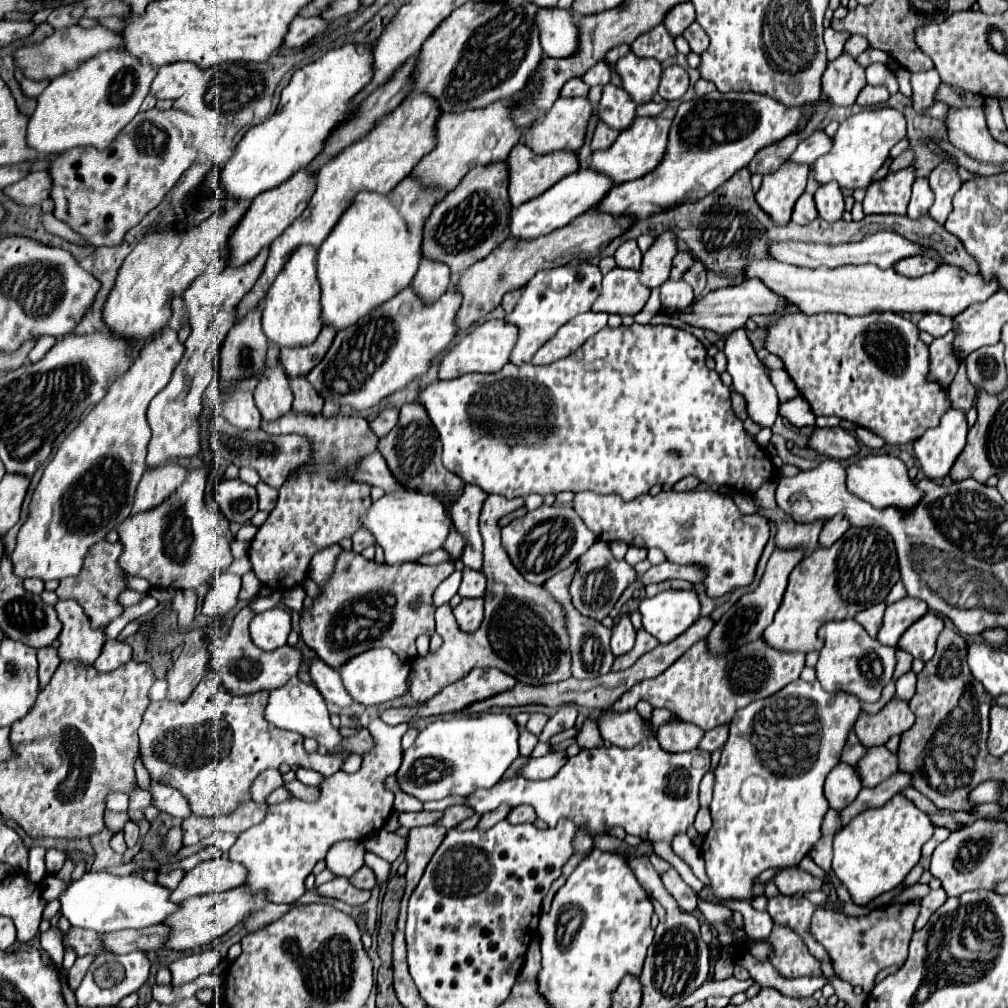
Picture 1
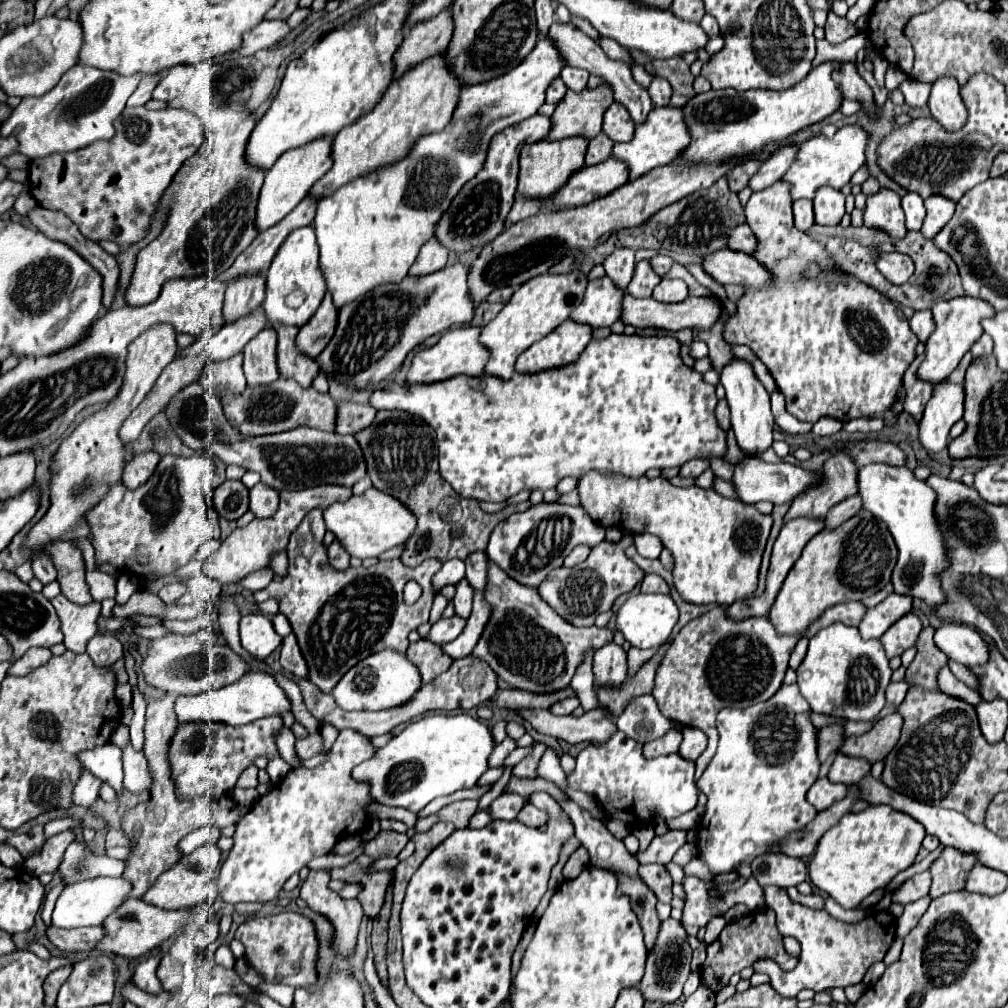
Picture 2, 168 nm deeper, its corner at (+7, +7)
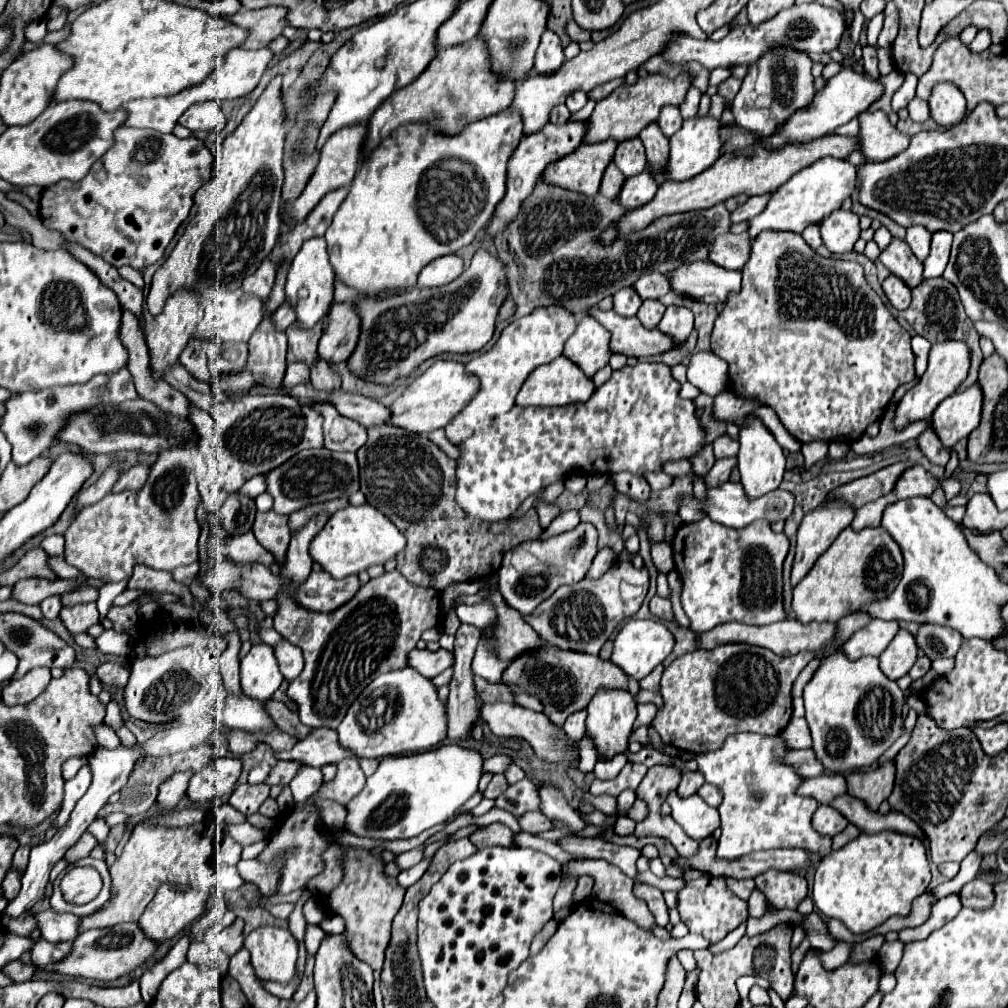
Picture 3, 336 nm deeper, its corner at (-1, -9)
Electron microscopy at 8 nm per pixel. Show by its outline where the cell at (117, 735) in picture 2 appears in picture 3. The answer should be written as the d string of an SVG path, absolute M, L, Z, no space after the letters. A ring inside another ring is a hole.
M101 724L101 726L97 726L95 732L97 732L97 740L99 740L101 746L105 746L105 748L117 748L117 746L121 746L119 736L109 726Z

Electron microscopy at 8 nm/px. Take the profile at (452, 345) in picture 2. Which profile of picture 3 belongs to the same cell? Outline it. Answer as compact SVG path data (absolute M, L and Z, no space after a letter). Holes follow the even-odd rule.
M437 360L419 378L415 378L409 384L409 388L391 404L393 412L391 424L405 428L409 432L429 434L437 428L447 426L447 422L467 406L467 400L471 400L471 396L475 396L477 390L479 390L479 380L475 380L475 376L467 376L463 362Z

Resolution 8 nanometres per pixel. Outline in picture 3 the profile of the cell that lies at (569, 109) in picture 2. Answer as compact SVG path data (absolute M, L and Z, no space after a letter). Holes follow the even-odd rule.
M649 74L647 78L639 78L635 84L623 84L619 86L611 96L603 98L601 102L597 102L593 114L589 120L585 120L587 124L587 134L583 138L583 142L591 144L591 142L603 142L603 140L627 140L627 138L635 138L639 136L639 132L655 122L659 118L659 110L665 104L673 104L679 106L685 98L687 88L691 86L689 76L679 76L675 80L669 80L661 74Z

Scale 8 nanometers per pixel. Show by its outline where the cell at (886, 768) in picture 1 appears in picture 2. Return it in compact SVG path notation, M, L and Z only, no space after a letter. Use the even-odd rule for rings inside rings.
M841 752L835 756L827 778L835 784L855 784L855 780L861 780L865 774L869 774L871 766L865 760L855 760L851 756L841 756Z

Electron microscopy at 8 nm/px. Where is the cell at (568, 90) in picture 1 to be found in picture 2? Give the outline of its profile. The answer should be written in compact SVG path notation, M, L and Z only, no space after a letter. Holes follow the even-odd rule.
M555 78L555 82L551 82L551 86L547 88L547 102L549 104L557 104L567 92L567 86L563 84L561 78Z

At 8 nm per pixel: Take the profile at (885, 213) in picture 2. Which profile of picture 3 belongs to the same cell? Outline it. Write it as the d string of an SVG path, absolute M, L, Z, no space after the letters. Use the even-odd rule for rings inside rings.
M893 236L891 244L879 254L879 260L889 268L891 274L905 280L909 288L917 286L923 278L923 266L915 258L911 248L907 248L907 242L903 238Z

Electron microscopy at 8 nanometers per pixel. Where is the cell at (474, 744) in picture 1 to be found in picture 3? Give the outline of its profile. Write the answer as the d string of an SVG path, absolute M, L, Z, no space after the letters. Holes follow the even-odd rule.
M441 744L427 752L383 758L365 788L347 804L345 828L369 838L413 838L451 818L477 790L483 776L479 750L461 744Z

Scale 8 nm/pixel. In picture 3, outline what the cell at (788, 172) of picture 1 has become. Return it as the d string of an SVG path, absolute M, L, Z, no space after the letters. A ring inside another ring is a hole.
M763 232L763 236L757 236L753 240L751 258L745 264L745 268L741 270L745 274L745 290L741 294L731 294L731 298L727 298L729 306L725 306L725 310L715 320L715 328L711 334L711 350L713 350L713 354L727 360L727 364L729 364L729 388L741 396L755 396L765 406L771 406L777 412L777 416L781 418L783 426L803 444L815 442L815 440L823 440L823 442L859 440L863 436L863 432L867 430L867 426L881 420L895 390L901 384L907 384L909 380L915 378L915 354L911 352L911 336L893 318L893 314L887 310L883 300L873 292L873 288L865 282L865 276L861 270L863 268L857 262L845 262L845 260L833 260L833 258L819 256L815 250L805 246L801 236L795 232Z

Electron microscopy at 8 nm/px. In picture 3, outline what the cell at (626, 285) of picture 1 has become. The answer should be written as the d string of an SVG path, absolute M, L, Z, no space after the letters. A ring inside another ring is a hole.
M583 314L577 330L567 340L563 354L587 372L589 378L611 358L609 332L589 314Z

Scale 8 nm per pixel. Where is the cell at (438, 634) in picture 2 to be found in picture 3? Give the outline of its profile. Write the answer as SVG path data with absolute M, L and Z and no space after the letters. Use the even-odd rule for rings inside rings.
M415 648L409 652L409 666L417 668L417 672L423 674L425 678L435 678L437 674L453 666L453 660L455 660L455 654L445 648L439 648L437 652L431 652L427 648L423 650Z

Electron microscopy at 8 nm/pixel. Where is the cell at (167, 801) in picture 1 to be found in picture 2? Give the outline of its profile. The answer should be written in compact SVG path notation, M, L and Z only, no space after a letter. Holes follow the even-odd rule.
M131 744L123 748L123 786L135 794L151 788L151 774L143 752L137 752Z

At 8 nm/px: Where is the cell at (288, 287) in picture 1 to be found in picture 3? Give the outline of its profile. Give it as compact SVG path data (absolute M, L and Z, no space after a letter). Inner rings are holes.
M325 238L305 240L305 244L301 246L301 250L297 252L289 266L285 284L285 302L295 310L301 328L313 328L319 320L327 316L333 304L333 292L335 292L335 272L327 258Z

